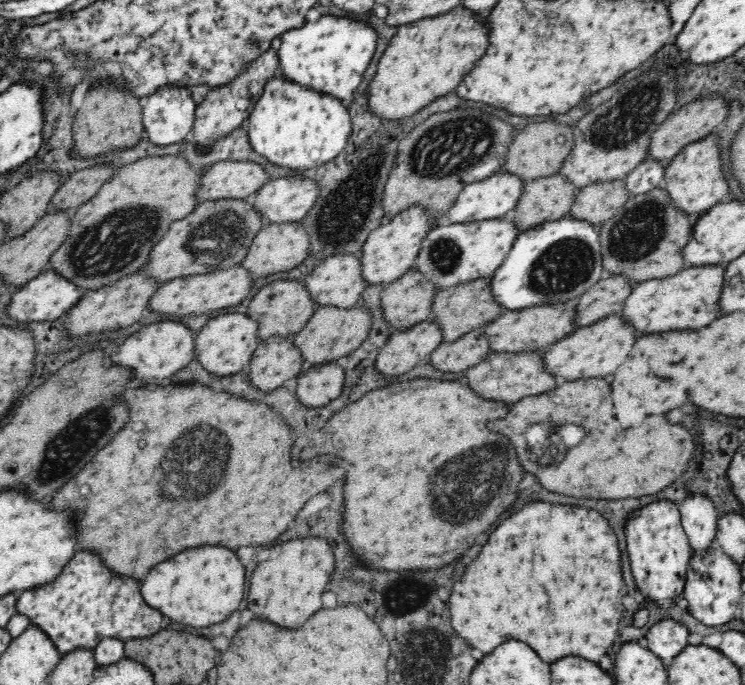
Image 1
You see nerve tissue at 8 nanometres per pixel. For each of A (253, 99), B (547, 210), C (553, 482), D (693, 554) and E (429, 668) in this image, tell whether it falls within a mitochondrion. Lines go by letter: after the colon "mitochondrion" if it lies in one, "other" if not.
A: other
B: other
C: other
D: other
E: mitochondrion

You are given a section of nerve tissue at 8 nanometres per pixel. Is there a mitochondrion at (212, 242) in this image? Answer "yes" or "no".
yes

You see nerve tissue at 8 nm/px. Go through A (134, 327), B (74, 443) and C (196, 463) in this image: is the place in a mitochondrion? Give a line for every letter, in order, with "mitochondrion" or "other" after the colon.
A: other
B: mitochondrion
C: mitochondrion

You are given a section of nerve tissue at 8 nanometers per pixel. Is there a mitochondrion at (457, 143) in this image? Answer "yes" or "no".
yes

